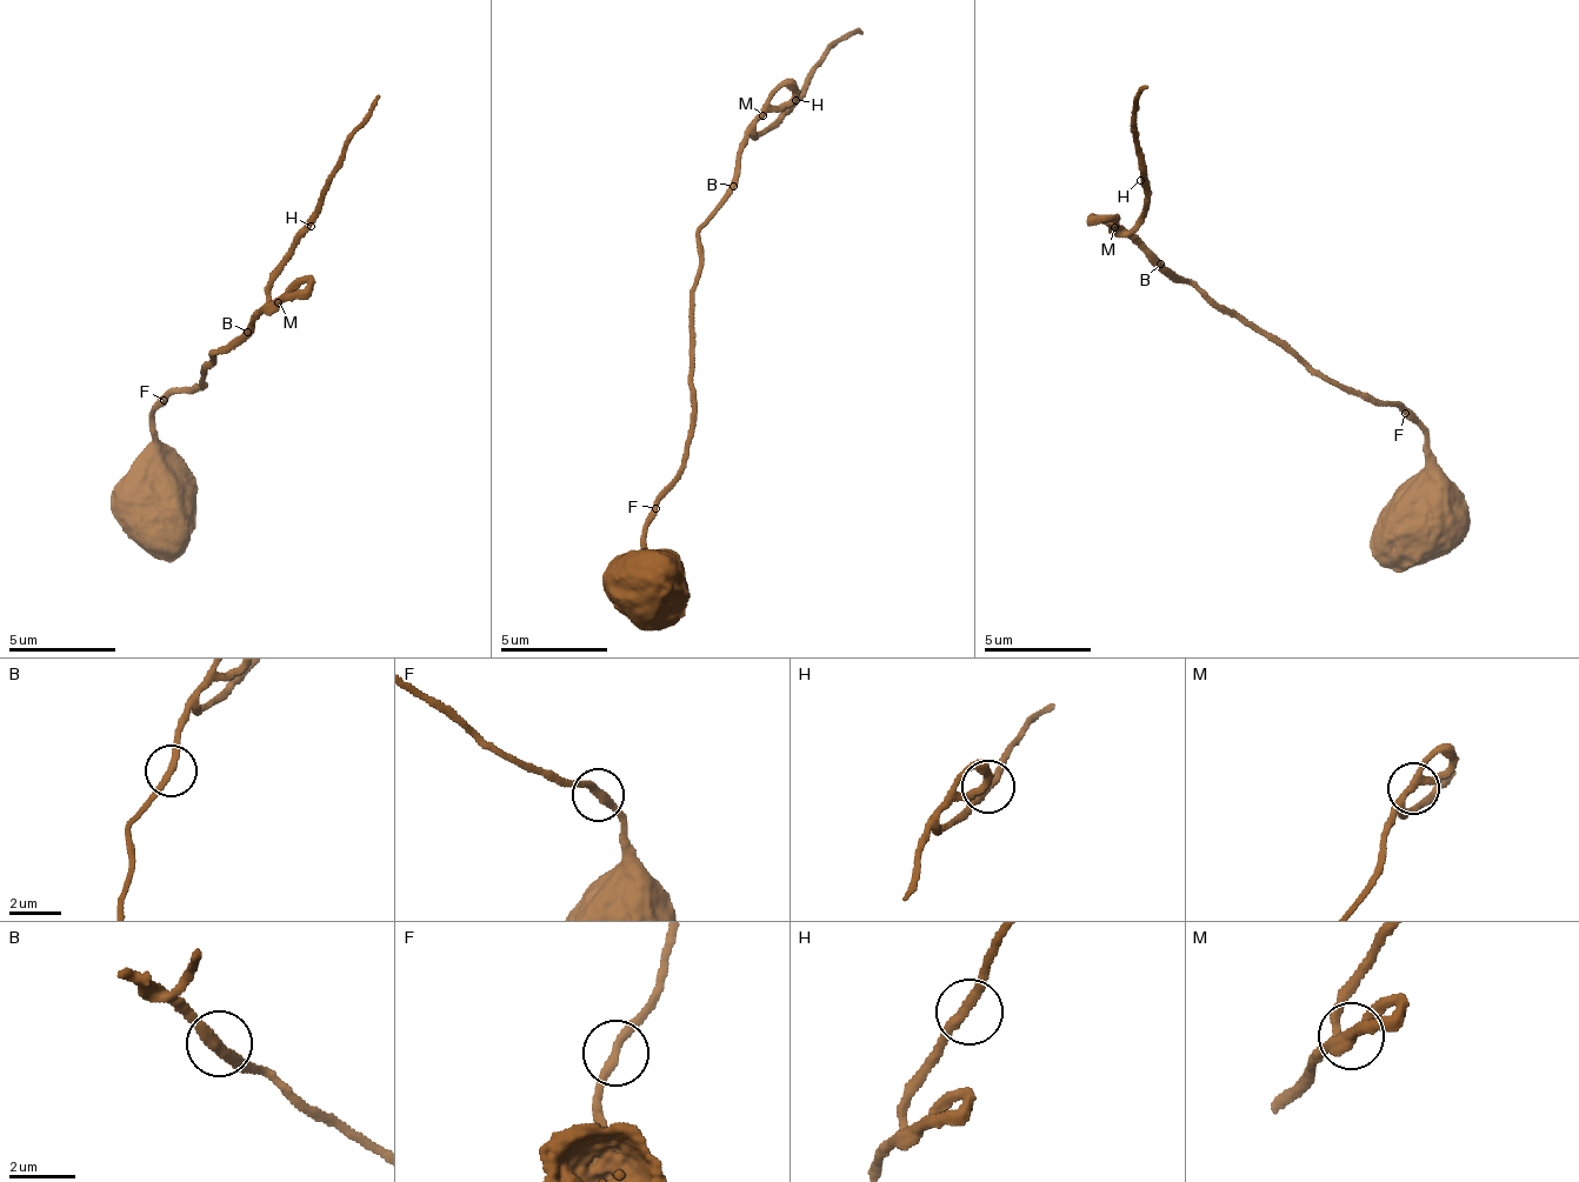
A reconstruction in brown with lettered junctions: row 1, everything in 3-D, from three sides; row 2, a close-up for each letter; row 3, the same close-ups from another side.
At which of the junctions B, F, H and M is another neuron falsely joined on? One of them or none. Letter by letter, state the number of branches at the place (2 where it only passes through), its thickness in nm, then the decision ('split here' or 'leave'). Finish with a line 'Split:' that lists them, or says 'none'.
B: 2 | 280 nm | leave
F: 2 | 280 nm | leave
H: 2 | 280 nm | leave
M: 3 | 280 nm | leave
Split: none

